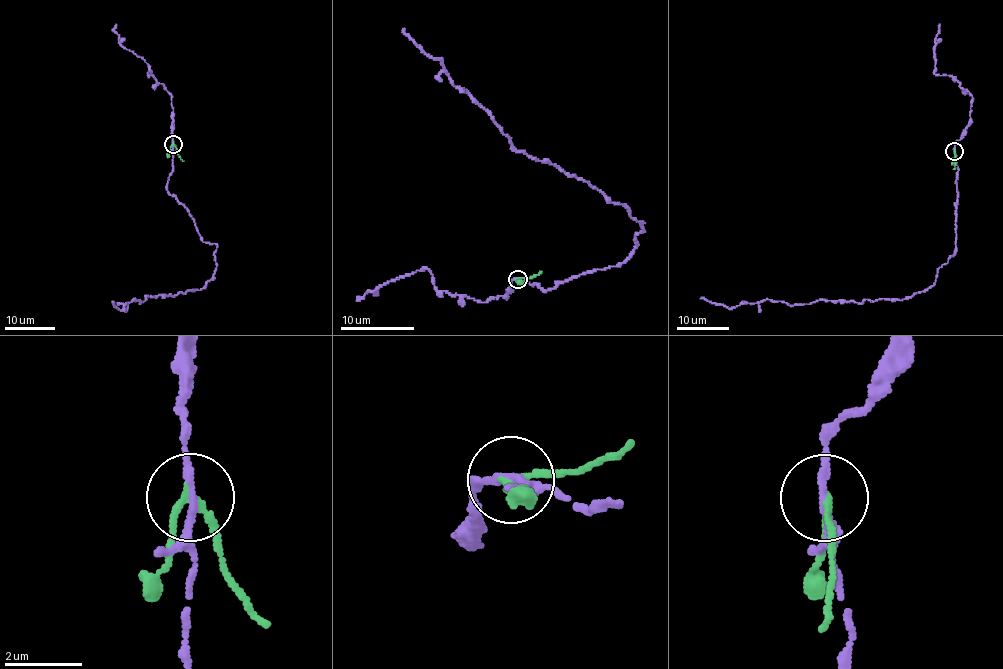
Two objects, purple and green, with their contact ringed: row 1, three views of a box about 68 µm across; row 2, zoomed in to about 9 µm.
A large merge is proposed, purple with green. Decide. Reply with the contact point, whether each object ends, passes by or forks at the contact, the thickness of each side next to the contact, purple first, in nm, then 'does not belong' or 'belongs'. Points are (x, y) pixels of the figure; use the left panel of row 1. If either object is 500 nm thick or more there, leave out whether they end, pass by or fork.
place (173, 144); purple passes by; green passes by; calibres 180 and 180 nm; does not belong

